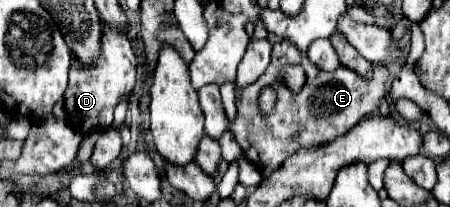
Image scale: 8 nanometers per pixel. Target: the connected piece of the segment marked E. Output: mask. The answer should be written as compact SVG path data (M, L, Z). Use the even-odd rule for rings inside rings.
M278 42L272 48L272 62L258 82L236 90L236 118L230 124L230 132L244 150L244 156L258 166L262 178L268 178L298 150L324 146L352 130L364 116L374 114L386 94L388 80L390 72L384 66L374 66L374 76L370 80L362 76L358 78L356 72L344 66L340 66L336 72L318 70L306 58L306 54L298 54L296 46L290 46L290 42ZM288 64L300 64L306 72L306 84L298 94L290 92L278 82L278 72ZM264 86L272 86L276 90L276 106L268 114L264 114L258 106Z

